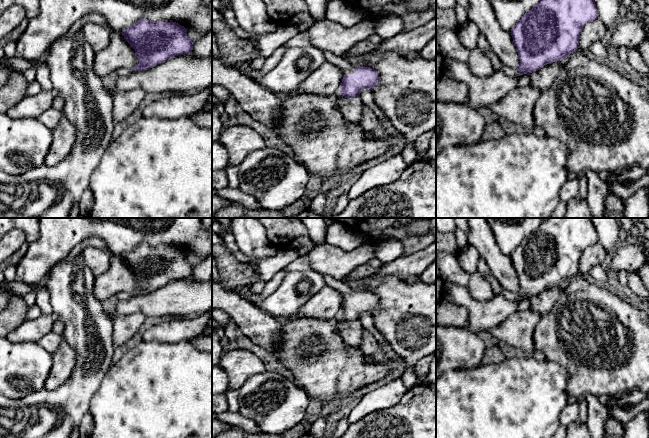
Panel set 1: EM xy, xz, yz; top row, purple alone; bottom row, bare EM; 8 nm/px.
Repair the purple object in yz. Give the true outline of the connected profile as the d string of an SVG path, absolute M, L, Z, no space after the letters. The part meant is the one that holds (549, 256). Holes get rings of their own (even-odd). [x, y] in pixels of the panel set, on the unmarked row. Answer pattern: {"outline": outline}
{"outline": "M546 218L526 237L511 254L520 289L510 292L502 289L508 300L529 299L555 285L562 285L579 272L580 258L584 250L599 242L596 228L589 218Z"}

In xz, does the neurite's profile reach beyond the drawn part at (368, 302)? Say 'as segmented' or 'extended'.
extended

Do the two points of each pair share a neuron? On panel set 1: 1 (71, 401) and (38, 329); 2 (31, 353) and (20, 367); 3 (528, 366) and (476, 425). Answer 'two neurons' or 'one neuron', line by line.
1: two neurons
2: one neuron
3: one neuron

